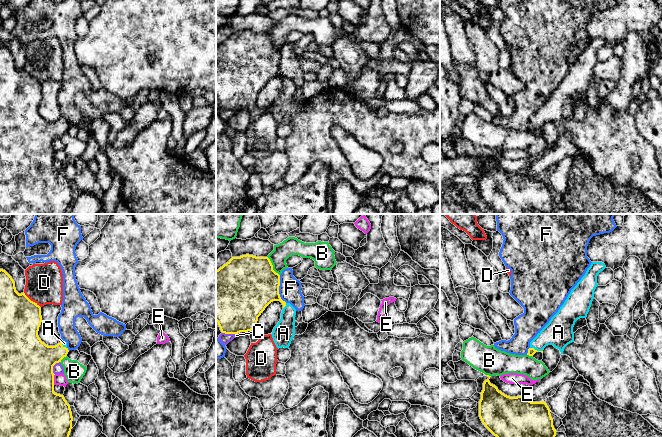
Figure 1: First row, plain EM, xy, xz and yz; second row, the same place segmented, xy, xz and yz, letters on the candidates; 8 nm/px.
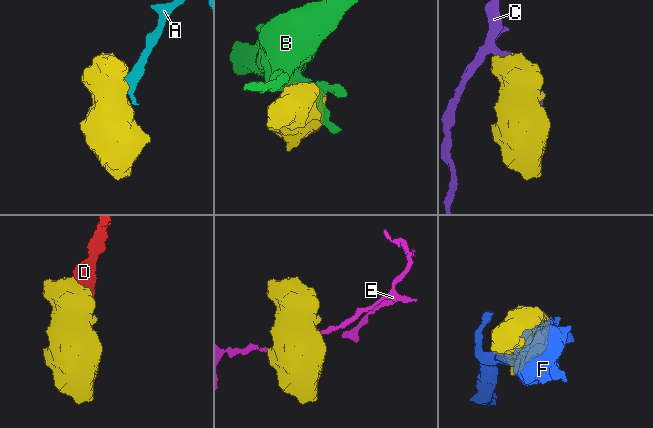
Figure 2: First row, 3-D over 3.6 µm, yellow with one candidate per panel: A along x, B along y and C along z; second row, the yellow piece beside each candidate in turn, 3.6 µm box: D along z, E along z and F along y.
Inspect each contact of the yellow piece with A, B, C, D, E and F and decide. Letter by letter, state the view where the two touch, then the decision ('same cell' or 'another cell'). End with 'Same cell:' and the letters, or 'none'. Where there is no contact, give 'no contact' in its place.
A: meets yellow in xz; same cell
B: meets yellow in xz; another cell
C: meets yellow in xy; another cell
D: meets yellow in xy; another cell
E: meets yellow in xy; another cell
F: meets yellow in xz; another cell
Same cell: A

